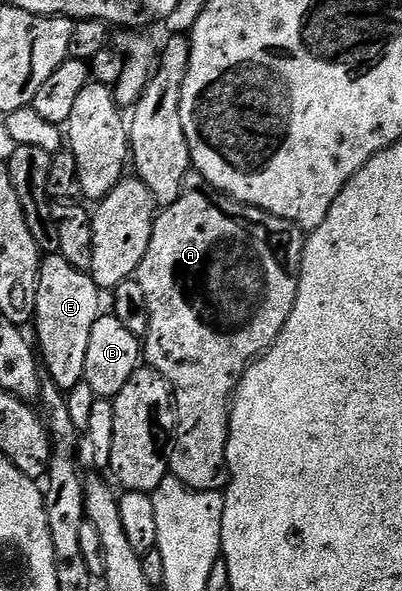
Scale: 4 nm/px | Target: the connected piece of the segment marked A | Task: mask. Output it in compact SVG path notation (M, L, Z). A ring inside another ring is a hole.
M186 190L171 204L164 208L165 211L156 216L153 220L153 232L147 253L143 261L137 266L135 276L137 284L145 291L145 304L149 310L149 328L145 330L143 336L143 359L148 366L160 373L166 383L171 388L171 399L175 404L175 415L177 411L177 435L172 440L167 451L169 461L169 475L179 480L185 487L193 491L212 491L218 486L217 482L222 482L225 466L225 442L229 436L229 409L231 406L231 396L237 390L237 382L245 374L246 367L254 359L265 354L272 347L273 342L280 337L281 330L285 328L285 323L289 320L289 314L293 308L293 302L297 296L297 285L294 276L289 276L289 271L285 268L285 263L277 259L285 251L285 239L281 234L287 230L286 224L281 221L266 221L265 212L256 209L237 209L241 211L224 211L215 200L212 194L204 195L201 191Z

